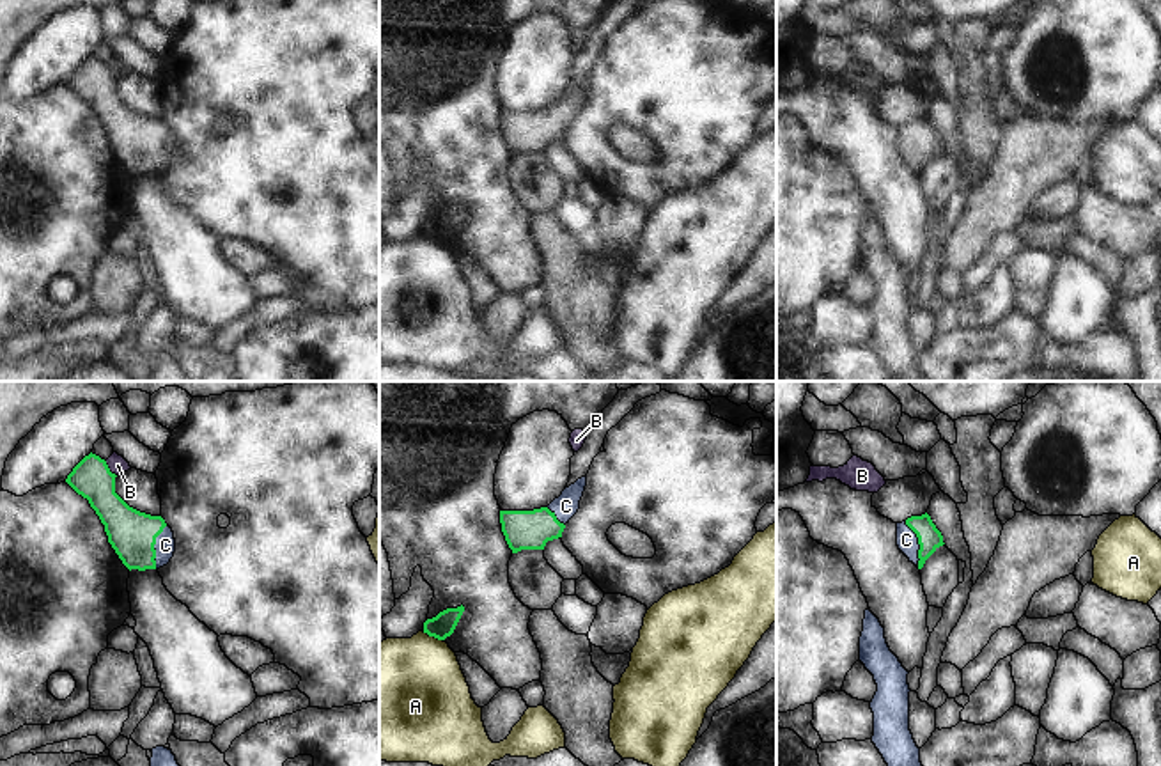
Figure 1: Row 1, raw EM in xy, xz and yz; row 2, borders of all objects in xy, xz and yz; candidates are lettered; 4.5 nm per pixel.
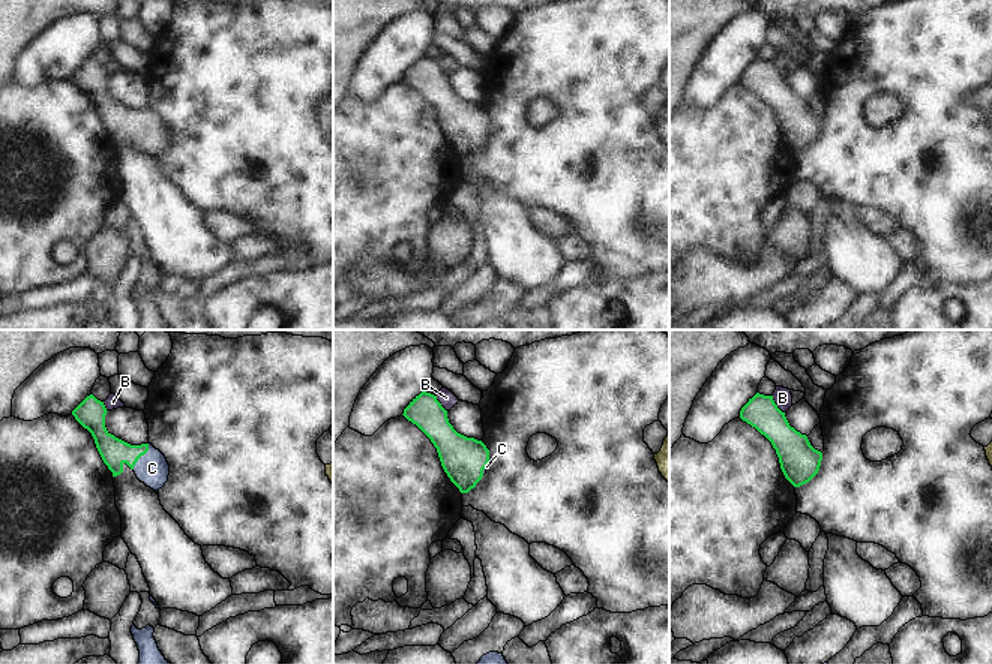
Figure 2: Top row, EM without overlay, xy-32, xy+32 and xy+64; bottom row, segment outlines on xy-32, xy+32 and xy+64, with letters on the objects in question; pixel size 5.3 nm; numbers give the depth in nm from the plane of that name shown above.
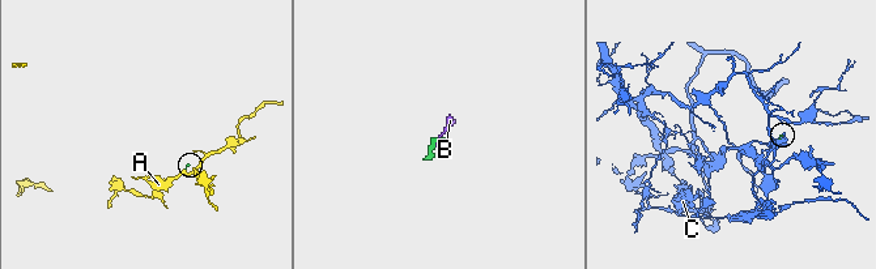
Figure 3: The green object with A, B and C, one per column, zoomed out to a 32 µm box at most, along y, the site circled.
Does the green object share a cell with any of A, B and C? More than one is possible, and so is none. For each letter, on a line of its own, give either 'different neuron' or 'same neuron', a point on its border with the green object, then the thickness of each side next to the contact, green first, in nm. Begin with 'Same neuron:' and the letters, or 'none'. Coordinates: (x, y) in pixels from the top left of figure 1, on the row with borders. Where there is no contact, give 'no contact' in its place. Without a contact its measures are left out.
Same neuron: C
A: different neuron; contact xz (433, 635); calibres 110 and 440 nm
B: different neuron; contact xy (109, 468); calibres 180 and 90 nm
C: same neuron; contact yz (919, 543); calibres 110 and 100 nm

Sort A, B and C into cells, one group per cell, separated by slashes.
A / B / C

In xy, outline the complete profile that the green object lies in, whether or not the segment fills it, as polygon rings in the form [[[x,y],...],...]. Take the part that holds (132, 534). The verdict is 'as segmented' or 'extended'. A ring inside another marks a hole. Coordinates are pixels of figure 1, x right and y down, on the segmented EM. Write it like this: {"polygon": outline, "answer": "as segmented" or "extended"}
{"polygon": [[[90,452],[73,468],[66,482],[89,500],[105,525],[108,543],[129,571],[167,566],[175,551],[172,528],[161,516],[129,507],[115,493],[115,477],[106,461]]], "answer": "extended"}

